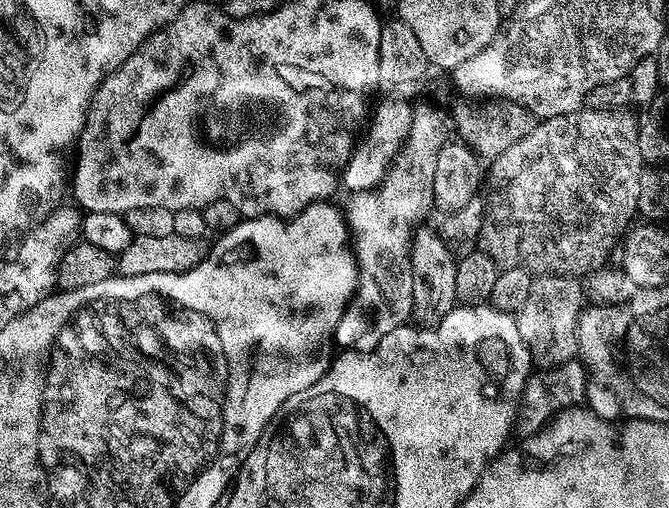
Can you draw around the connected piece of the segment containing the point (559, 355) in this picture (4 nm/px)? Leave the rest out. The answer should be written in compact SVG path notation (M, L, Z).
M540 274L535 277L530 286L530 292L526 294L526 302L514 314L518 334L522 334L522 342L532 355L533 365L541 369L555 368L557 364L565 364L568 360L575 360L578 356L578 322L580 314L586 307L584 292L580 289L577 277L572 274Z

